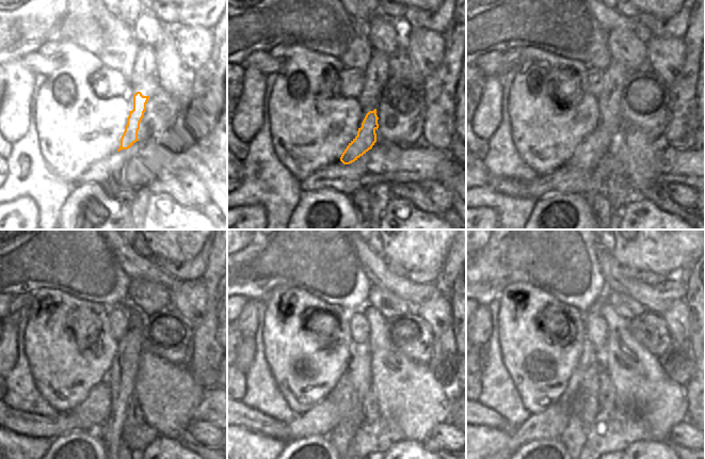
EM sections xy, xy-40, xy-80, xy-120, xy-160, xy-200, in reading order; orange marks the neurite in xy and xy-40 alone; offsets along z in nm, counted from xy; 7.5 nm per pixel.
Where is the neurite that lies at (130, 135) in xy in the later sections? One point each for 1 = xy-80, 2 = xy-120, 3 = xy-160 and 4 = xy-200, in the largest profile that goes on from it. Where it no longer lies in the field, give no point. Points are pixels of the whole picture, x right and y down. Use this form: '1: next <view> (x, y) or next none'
1: next xy-80 (592, 153)
2: next xy-120 (110, 397)
3: next xy-160 (321, 418)
4: next xy-200 (549, 425)

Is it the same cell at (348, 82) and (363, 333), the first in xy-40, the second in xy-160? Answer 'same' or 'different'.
same

